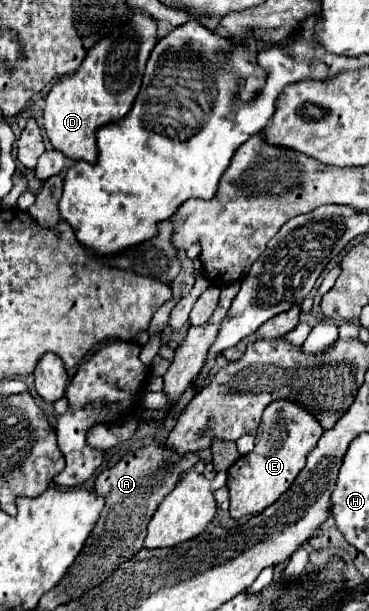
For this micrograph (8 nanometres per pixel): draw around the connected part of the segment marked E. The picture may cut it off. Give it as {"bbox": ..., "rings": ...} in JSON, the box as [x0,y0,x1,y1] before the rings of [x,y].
{"bbox":[227,400,323,518],"rings":[[[275,400],[265,412],[257,428],[253,452],[235,460],[227,470],[227,488],[231,500],[231,518],[243,518],[247,514],[259,514],[271,506],[297,478],[307,462],[307,454],[317,446],[323,428],[307,408],[295,404],[293,400]]]}

